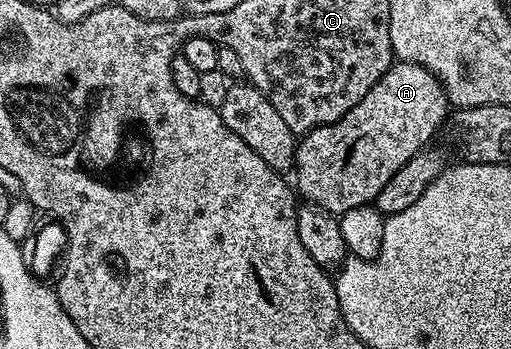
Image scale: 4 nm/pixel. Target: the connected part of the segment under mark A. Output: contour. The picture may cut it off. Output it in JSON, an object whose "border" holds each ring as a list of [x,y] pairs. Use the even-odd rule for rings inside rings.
{"border":[[[394,61],[351,112],[338,122],[309,131],[297,142],[296,193],[332,216],[376,203],[383,184],[430,145],[428,142],[445,118],[445,106],[445,92],[432,72],[413,62]]]}

